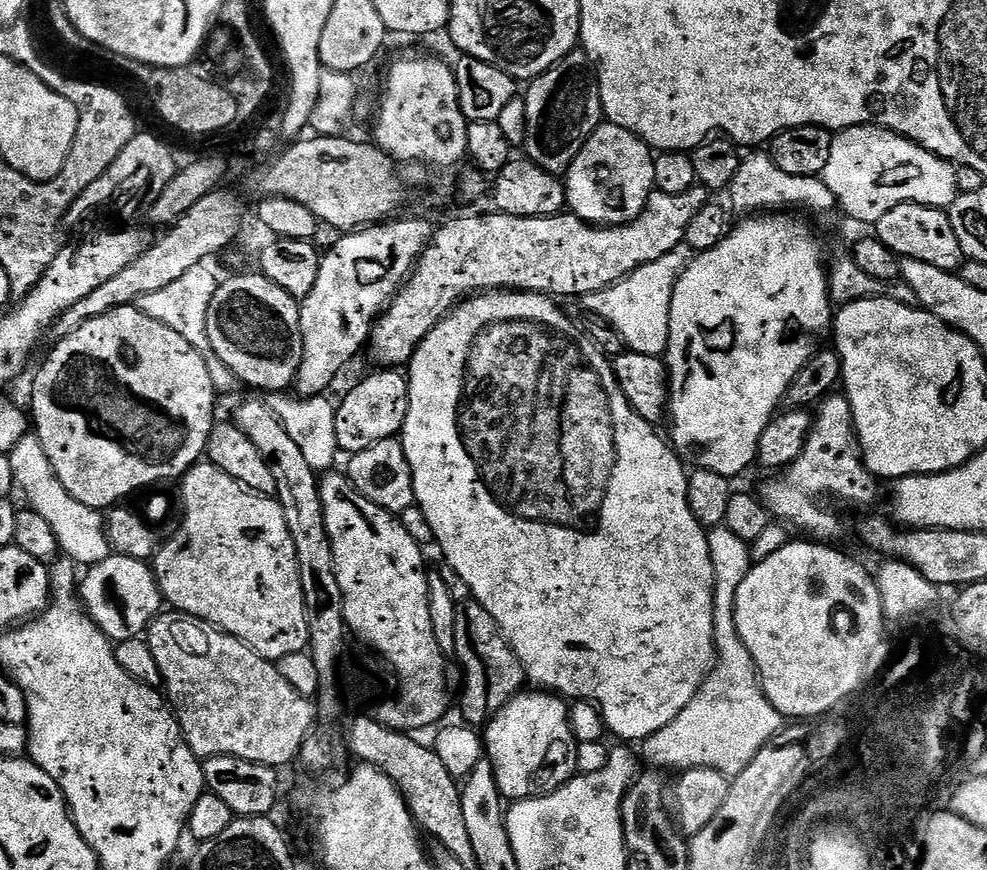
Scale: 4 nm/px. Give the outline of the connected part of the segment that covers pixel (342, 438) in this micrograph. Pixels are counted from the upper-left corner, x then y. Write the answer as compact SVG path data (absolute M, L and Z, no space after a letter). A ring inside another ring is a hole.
M376 370L373 376L356 384L344 396L344 401L336 404L334 430L338 434L338 446L351 454L382 442L399 437L408 409L408 378L400 370Z

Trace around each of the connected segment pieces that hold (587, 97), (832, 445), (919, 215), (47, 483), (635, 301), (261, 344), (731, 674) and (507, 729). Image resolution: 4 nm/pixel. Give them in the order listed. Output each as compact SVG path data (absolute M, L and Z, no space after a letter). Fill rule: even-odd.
M573 50L549 72L537 76L527 88L524 101L528 139L522 145L523 155L542 170L553 174L567 173L574 158L578 158L584 141L600 127L604 116L593 65L585 52Z
M829 394L819 401L804 449L793 464L783 469L782 476L784 480L772 480L764 488L762 499L769 517L793 529L801 528L820 542L835 541L832 539L844 528L835 506L827 500L841 500L852 508L868 508L875 502L878 480L860 457L847 396Z
M899 204L874 222L874 234L895 256L927 262L929 266L938 266L938 270L959 273L966 259L962 242L958 242L958 234L954 234L954 226L943 208Z
M34 434L23 436L7 453L12 471L12 483L17 489L24 491L27 507L32 508L54 529L60 543L60 551L73 560L71 563L91 566L102 562L110 555L106 520L97 509L78 502L62 486L54 466L50 466L50 458L46 458L46 450L42 450L42 442Z
M682 243L670 250L670 254L662 254L662 258L635 268L616 284L591 292L583 297L582 304L585 304L594 315L601 316L628 343L625 344L627 351L663 357L667 350L672 290L693 256L692 249Z
M254 272L252 275L221 281L214 294L214 302L210 302L206 330L210 334L210 346L214 346L214 354L218 354L222 362L226 362L226 366L235 374L241 385L249 384L252 387L249 389L259 390L261 393L280 392L283 388L293 387L304 345L300 333L300 304L263 274Z
M717 526L708 532L708 550L714 576L714 663L696 696L662 730L639 741L638 756L656 770L664 768L713 768L734 778L768 743L775 741L785 717L764 696L750 658L736 625L736 595L754 563L749 541L738 538L728 528Z
M529 690L521 691L519 694L512 697L508 701L508 705L505 708L501 708L491 720L488 721L486 727L482 732L482 748L486 751L486 759L492 763L492 773L494 778L498 782L498 790L501 797L505 801L515 802L518 800L531 800L533 796L544 796L548 792L553 792L555 788L560 788L562 785L567 784L572 779L576 772L576 745L578 743L576 736L572 733L572 727L568 721L568 709L569 705L565 703L561 697L547 691L547 690Z

